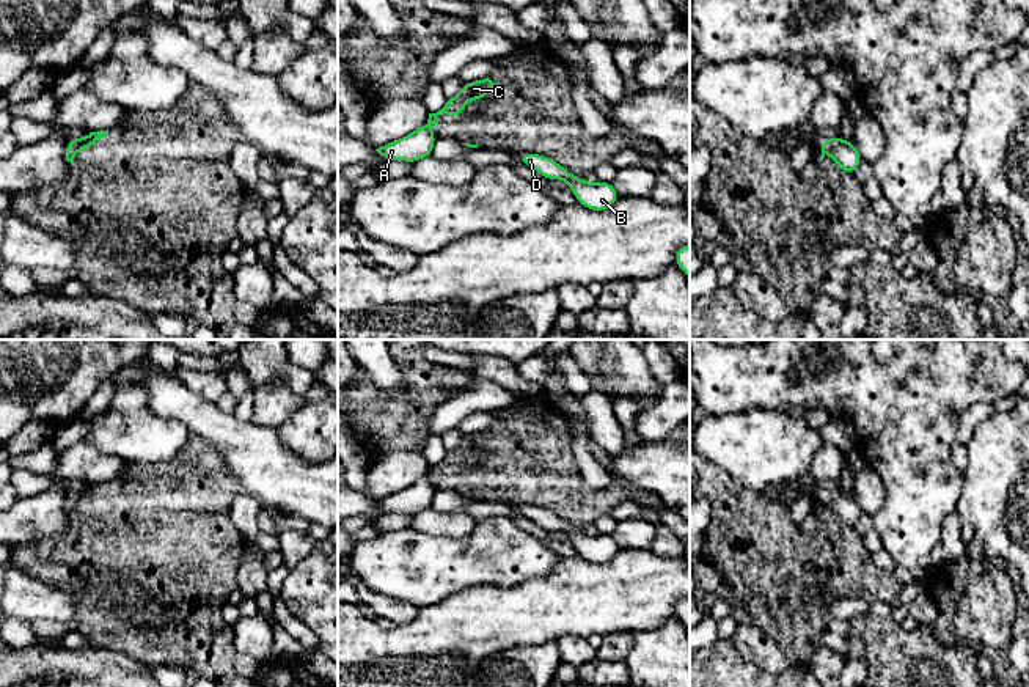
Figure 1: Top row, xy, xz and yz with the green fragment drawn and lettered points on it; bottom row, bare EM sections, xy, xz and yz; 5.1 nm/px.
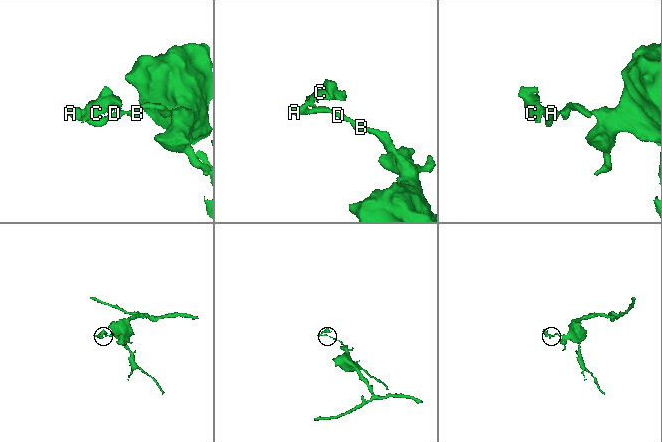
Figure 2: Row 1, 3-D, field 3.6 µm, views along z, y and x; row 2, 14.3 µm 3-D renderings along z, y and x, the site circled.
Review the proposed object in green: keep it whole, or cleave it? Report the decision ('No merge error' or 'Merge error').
Merge error

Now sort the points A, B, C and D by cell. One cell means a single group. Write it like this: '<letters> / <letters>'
A B D / C

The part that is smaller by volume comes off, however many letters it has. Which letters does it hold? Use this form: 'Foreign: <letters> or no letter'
Foreign: C

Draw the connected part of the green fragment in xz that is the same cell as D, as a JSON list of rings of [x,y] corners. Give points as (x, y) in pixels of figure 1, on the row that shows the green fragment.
[[[520,152],[520,163],[536,170],[550,181],[566,181],[578,203],[588,209],[608,211],[619,200],[613,182],[586,182],[581,178],[573,176],[567,168],[561,167],[550,157],[534,152]]]

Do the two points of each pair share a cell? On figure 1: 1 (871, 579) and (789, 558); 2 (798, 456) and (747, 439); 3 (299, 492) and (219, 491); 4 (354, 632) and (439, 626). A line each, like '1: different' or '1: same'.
1: same
2: same
3: different
4: same

